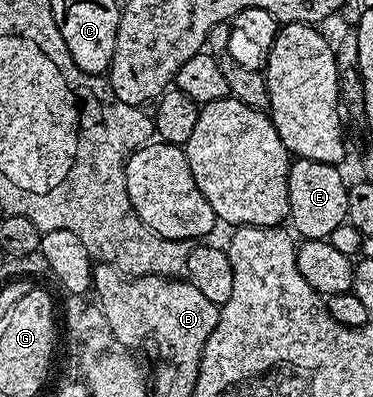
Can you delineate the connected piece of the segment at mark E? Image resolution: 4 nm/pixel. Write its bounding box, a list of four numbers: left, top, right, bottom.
[288,159,348,240]

